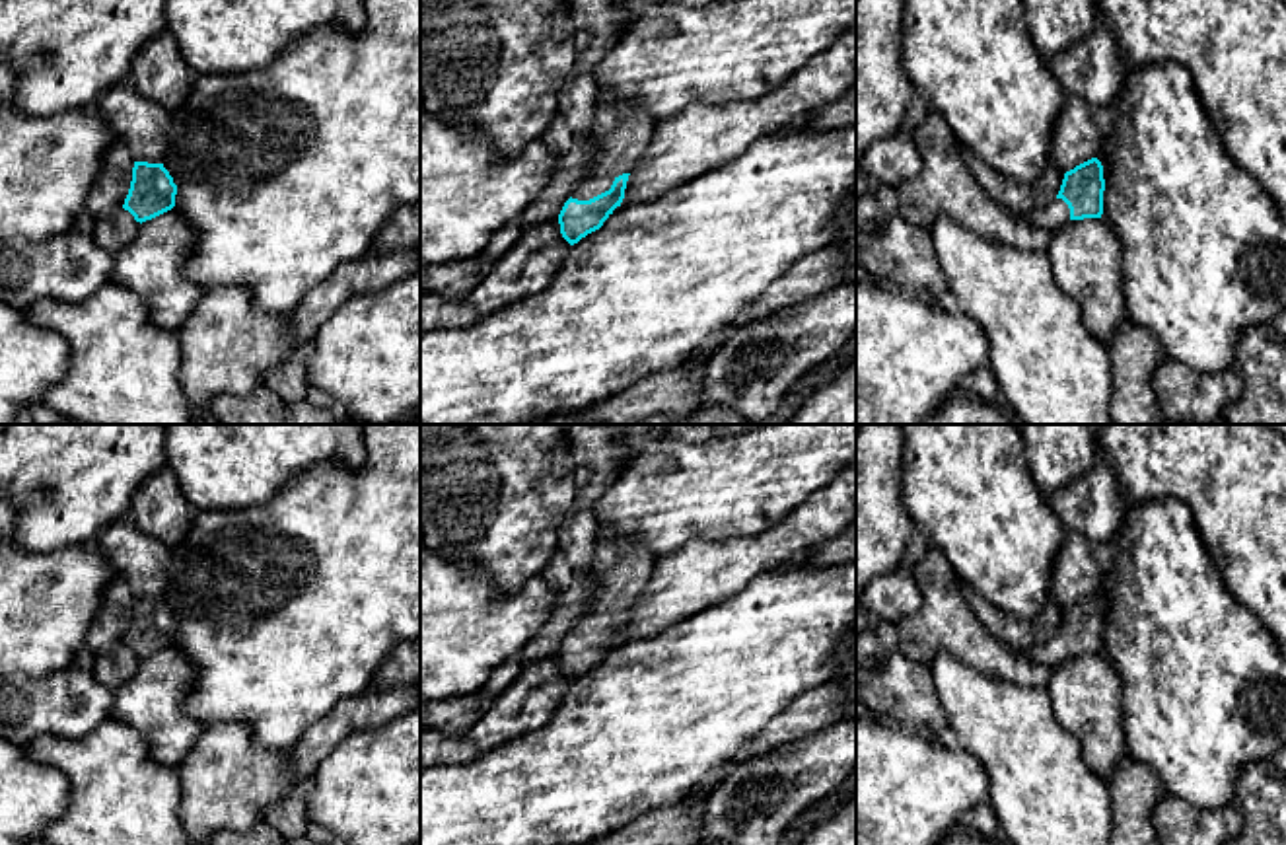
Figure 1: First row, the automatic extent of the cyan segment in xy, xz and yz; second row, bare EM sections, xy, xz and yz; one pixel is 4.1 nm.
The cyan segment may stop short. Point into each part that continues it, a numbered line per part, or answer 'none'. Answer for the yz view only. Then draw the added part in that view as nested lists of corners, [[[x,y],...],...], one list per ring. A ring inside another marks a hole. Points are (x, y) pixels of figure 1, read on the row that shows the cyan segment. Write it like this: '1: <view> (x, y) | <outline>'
1: yz (1055, 215) | [[[1054,199],[1051,204],[1033,210],[1029,214],[1018,214],[1025,222],[1045,228],[1045,230],[1058,230],[1066,222],[1070,222],[1070,208],[1062,199]]]

